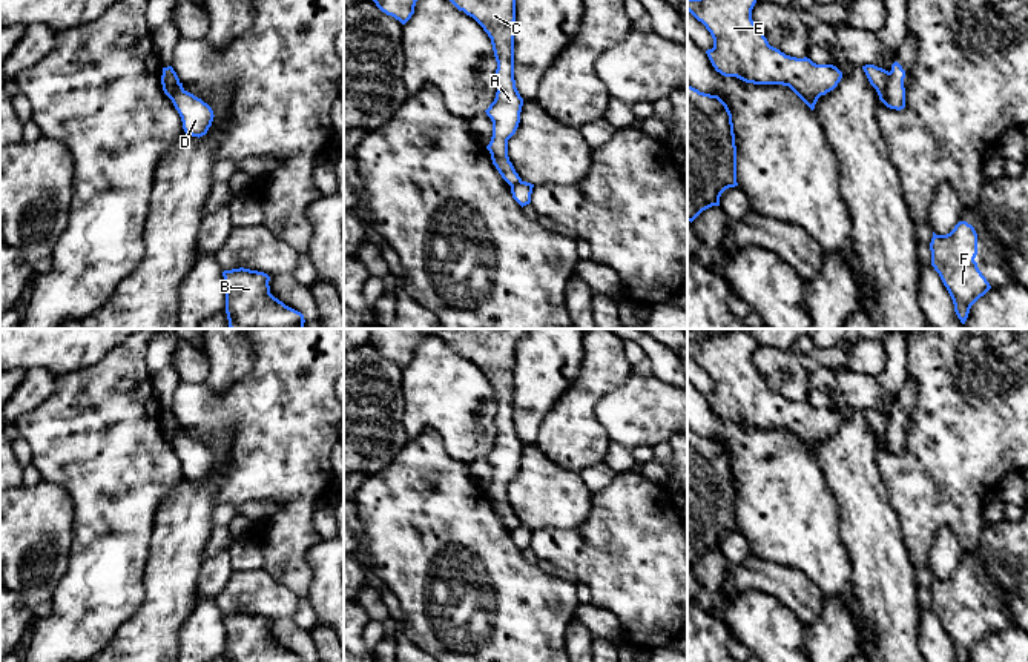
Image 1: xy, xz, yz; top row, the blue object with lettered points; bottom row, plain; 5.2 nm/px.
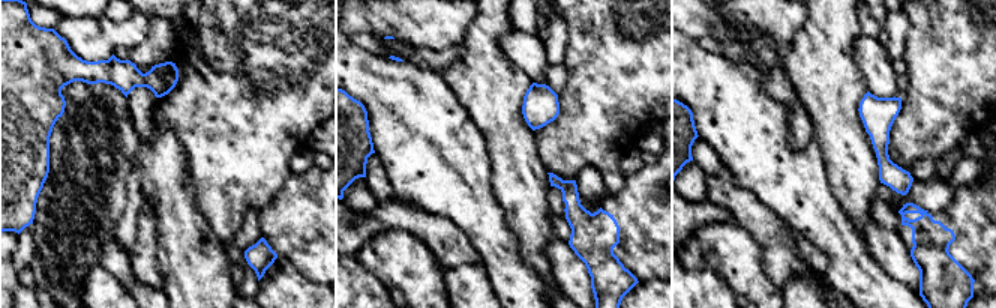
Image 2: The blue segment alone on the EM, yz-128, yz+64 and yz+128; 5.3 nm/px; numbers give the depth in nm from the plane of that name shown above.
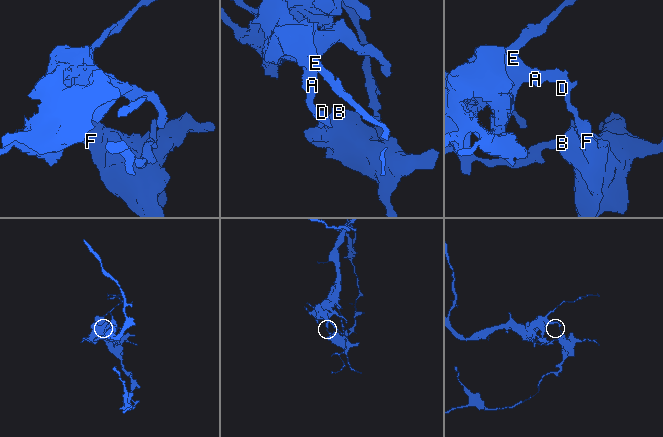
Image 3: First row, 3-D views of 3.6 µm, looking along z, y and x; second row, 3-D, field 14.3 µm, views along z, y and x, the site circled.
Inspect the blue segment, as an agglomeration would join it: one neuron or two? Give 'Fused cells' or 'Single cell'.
Fused cells

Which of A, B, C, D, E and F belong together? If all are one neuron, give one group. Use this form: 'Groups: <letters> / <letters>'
Groups: A C E / B D F

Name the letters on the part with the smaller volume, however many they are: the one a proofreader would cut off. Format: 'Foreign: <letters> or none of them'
Foreign: B, D, F

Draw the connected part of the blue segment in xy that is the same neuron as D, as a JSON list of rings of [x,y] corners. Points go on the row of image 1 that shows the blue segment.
[[[183,83],[176,84],[170,100],[181,117],[186,134],[198,138],[207,134],[215,117],[207,103],[187,92]]]

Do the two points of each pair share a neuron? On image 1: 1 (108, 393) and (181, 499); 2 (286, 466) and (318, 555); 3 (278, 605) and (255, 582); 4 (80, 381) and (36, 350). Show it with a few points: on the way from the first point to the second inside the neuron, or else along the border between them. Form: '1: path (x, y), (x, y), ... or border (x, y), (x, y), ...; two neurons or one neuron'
1: border (183, 475), (160, 504), (154, 518); two neurons
2: border (322, 538), (307, 552), (312, 579); two neurons
3: path (272, 599), (261, 589); one neuron
4: border (100, 358), (86, 367), (71, 370), (57, 378); two neurons

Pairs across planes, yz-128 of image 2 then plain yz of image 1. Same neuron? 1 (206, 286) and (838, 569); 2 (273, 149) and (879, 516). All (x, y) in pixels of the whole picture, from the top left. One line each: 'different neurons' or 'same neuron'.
1: different neurons
2: different neurons

